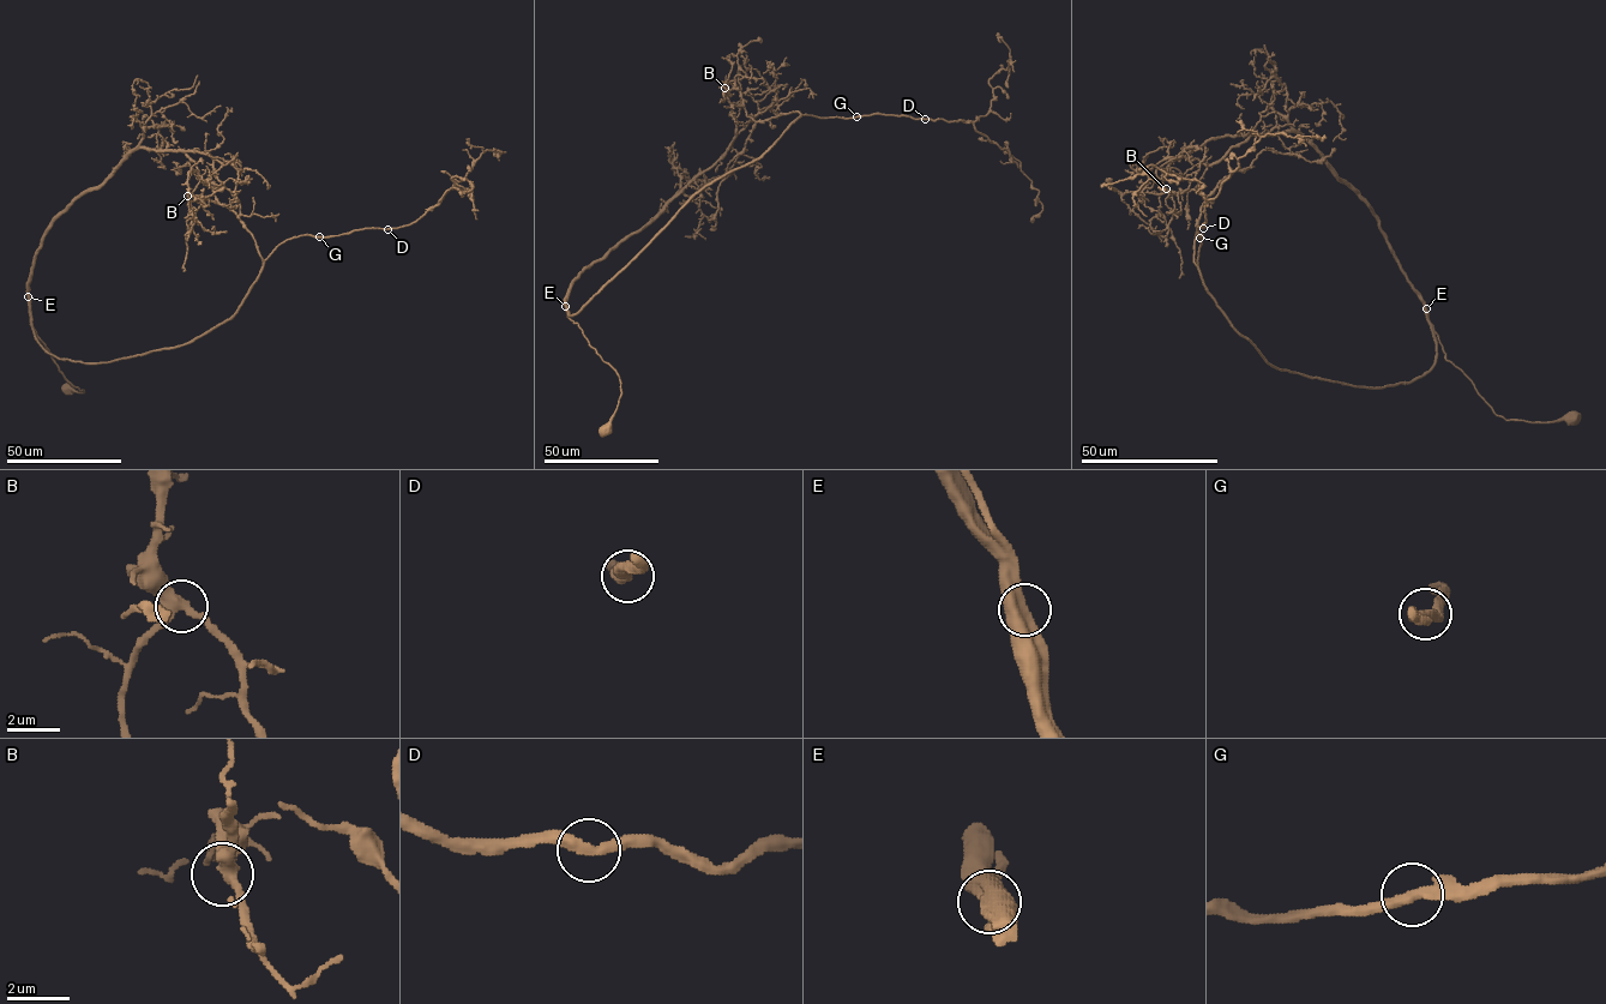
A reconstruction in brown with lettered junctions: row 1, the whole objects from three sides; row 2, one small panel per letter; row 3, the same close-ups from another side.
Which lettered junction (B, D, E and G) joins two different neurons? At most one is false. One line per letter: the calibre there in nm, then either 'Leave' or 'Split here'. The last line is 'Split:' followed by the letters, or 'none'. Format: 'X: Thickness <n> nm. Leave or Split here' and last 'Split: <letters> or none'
B: Thickness 400 nm. Leave
D: Thickness 320 nm. Leave
E: Thickness 600 nm. Leave
G: Thickness 320 nm. Leave
Split: none

